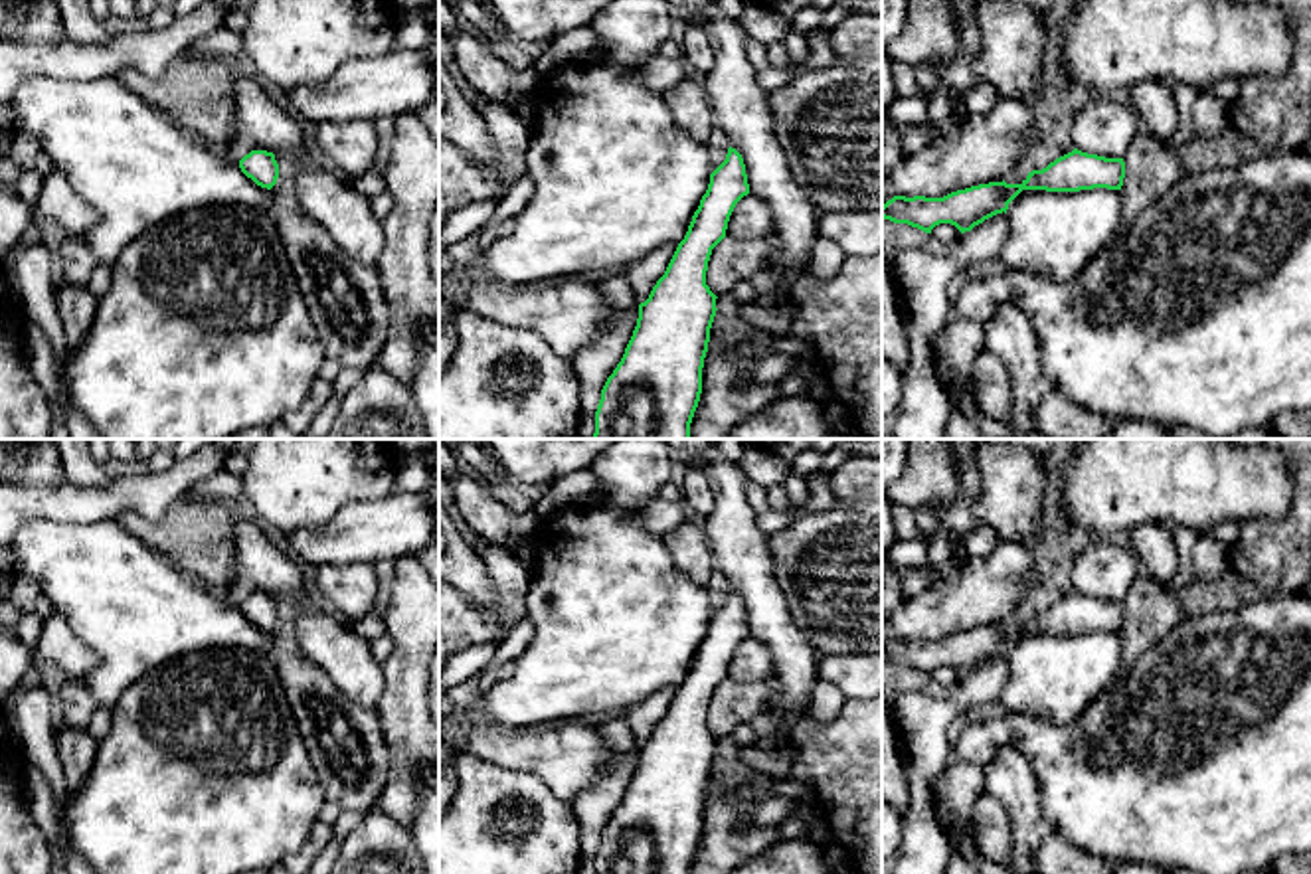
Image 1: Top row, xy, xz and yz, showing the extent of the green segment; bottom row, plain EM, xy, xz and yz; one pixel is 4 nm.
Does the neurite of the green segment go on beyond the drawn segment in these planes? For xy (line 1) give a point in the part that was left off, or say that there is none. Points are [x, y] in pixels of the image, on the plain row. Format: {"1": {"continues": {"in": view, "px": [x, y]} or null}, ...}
{"1": {"continues": null}}

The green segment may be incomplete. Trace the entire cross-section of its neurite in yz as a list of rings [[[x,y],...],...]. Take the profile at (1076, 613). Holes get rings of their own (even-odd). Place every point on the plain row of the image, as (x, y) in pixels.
[[[1074,591],[1046,611],[1028,615],[1020,627],[989,625],[951,635],[943,641],[894,639],[882,649],[882,660],[894,666],[908,666],[925,676],[931,676],[939,666],[951,666],[965,676],[997,656],[1006,656],[1008,647],[1022,633],[1121,633],[1123,621],[1123,601],[1105,601]]]

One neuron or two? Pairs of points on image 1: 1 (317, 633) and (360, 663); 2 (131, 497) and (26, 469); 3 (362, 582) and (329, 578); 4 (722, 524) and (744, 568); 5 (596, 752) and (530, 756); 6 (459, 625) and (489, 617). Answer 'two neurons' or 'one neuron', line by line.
1: one neuron
2: two neurons
3: one neuron
4: one neuron
5: one neuron
6: one neuron

